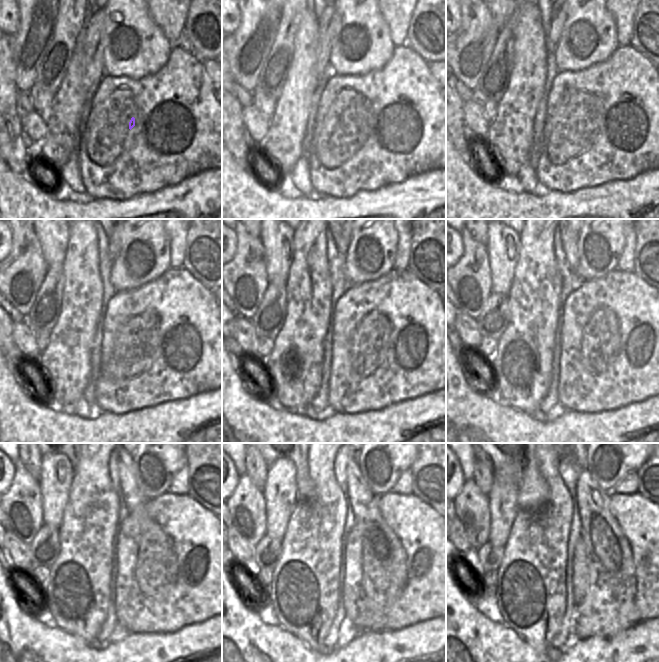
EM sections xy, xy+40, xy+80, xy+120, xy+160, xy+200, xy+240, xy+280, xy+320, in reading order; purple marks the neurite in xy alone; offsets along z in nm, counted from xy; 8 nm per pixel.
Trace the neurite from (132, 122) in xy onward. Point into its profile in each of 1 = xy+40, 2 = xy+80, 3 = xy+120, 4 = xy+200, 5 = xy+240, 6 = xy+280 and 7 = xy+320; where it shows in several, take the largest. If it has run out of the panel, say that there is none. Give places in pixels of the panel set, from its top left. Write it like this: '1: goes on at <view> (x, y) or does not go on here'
1: goes on at xy+40 (361, 121)
2: goes on at xy+80 (595, 104)
3: goes on at xy+120 (147, 341)
4: goes on at xy+200 (604, 339)
5: goes on at xy+240 (159, 562)
6: goes on at xy+280 (385, 564)
7: goes on at xy+320 (611, 609)

